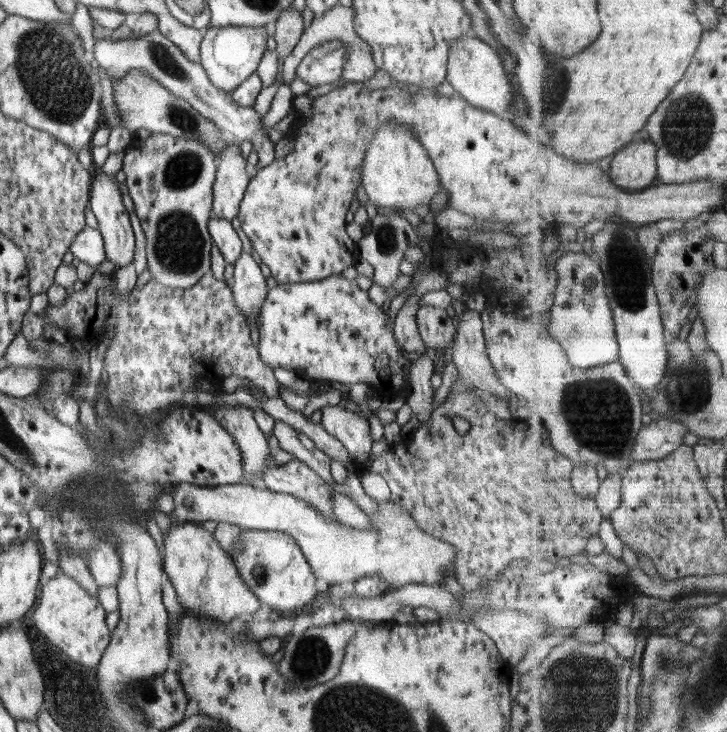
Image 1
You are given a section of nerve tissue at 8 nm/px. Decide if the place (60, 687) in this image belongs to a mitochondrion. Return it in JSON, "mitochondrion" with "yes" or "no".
{"mitochondrion":"no"}

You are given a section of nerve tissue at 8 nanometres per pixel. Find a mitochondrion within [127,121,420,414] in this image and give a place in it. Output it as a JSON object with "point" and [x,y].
{"point":[178,246]}

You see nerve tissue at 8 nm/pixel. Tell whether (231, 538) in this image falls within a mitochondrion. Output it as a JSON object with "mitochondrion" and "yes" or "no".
{"mitochondrion":"no"}

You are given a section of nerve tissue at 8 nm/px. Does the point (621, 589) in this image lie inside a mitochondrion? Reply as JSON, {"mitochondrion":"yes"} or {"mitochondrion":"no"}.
{"mitochondrion":"no"}

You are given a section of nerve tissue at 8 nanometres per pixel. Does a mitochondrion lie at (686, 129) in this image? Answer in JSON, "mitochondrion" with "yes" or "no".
{"mitochondrion":"yes"}

